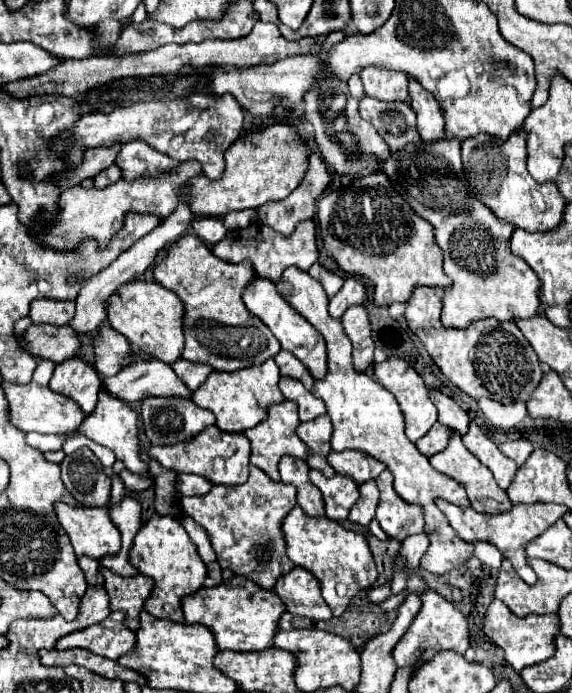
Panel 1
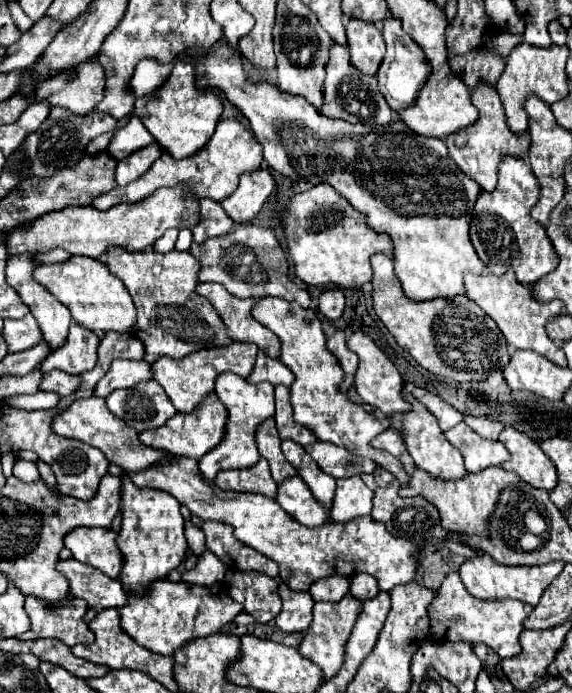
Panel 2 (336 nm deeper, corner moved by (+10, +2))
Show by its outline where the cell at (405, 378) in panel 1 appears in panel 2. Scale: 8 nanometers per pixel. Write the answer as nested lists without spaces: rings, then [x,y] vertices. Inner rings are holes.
[[[355,332],[347,346],[359,356],[359,370],[355,374],[355,386],[357,386],[357,392],[359,396],[371,404],[373,408],[379,408],[385,416],[393,416],[393,414],[407,414],[411,410],[411,404],[403,398],[403,378],[399,374],[399,370],[395,368],[395,364],[377,348],[377,344],[361,334],[361,332]]]

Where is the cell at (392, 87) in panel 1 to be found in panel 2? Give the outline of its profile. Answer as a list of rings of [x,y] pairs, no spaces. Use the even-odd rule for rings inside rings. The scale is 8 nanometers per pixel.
[[[349,20],[347,46],[351,52],[351,64],[369,76],[375,76],[385,56],[385,40],[373,24],[361,20]]]

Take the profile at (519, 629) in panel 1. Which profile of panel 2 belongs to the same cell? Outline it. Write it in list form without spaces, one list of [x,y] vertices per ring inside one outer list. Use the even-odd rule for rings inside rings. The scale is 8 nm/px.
[[[451,572],[433,604],[429,606],[429,618],[431,618],[431,634],[435,638],[445,638],[453,642],[485,642],[489,648],[493,648],[501,658],[511,658],[521,652],[519,636],[523,632],[523,620],[531,614],[533,606],[521,602],[521,600],[479,600],[473,598],[467,588],[463,586],[457,572]]]

